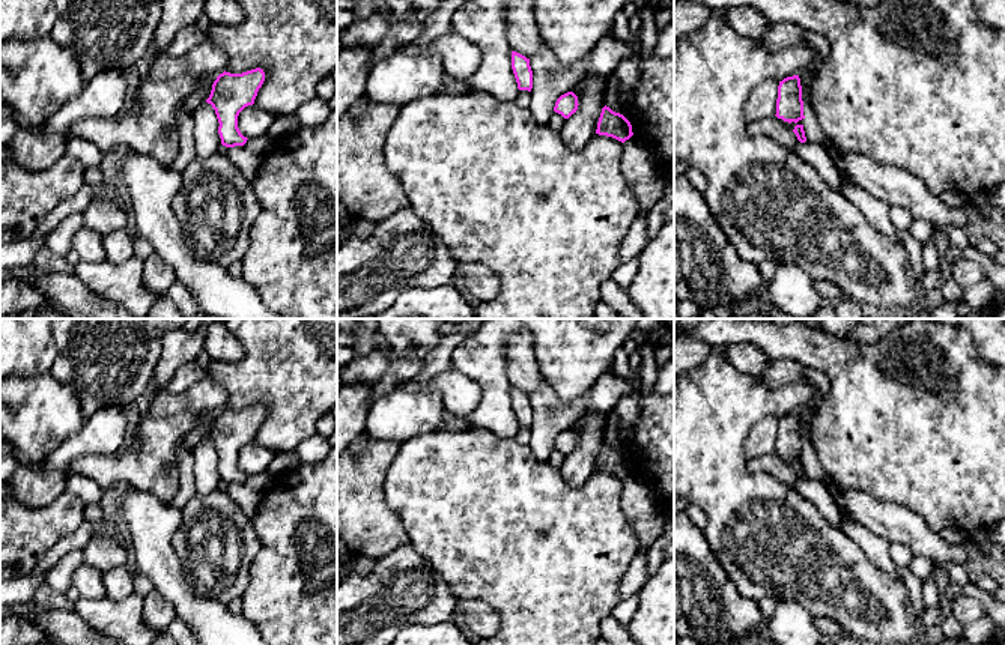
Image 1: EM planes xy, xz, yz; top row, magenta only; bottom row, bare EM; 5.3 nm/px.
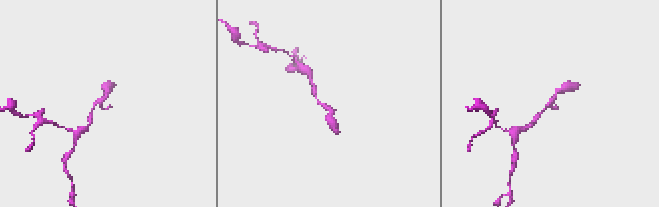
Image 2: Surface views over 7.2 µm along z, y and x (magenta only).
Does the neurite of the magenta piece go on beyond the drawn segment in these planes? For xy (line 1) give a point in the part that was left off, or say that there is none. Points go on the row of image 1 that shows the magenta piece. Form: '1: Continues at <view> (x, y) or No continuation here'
1: No continuation here

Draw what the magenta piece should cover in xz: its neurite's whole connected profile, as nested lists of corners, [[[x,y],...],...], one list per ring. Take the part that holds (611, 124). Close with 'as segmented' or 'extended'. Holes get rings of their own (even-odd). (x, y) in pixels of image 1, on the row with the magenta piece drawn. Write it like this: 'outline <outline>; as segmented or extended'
outline [[[606,105],[602,108],[596,134],[612,137],[621,143],[633,135],[630,122],[623,114],[612,111]]]; as segmented

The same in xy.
outline [[[260,68],[242,74],[224,71],[214,81],[206,102],[215,110],[223,146],[235,147],[247,143],[248,138],[238,128],[238,116],[245,107],[254,104],[263,81],[265,72]]]; as segmented

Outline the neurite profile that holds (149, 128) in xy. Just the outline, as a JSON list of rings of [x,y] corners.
[[[179,75],[152,81],[140,78],[132,98],[135,107],[111,119],[83,119],[72,126],[71,138],[93,143],[101,153],[122,150],[141,153],[172,170],[179,150],[175,111],[196,92],[197,77]]]

